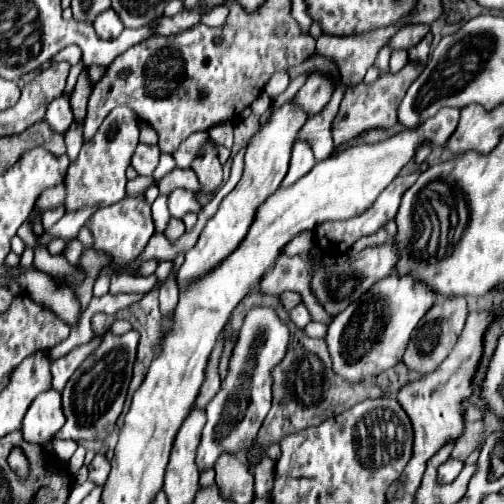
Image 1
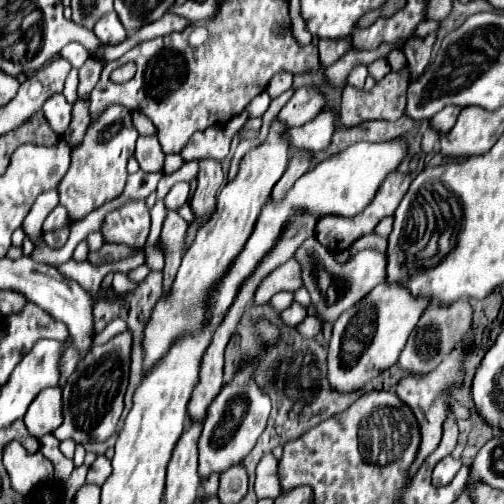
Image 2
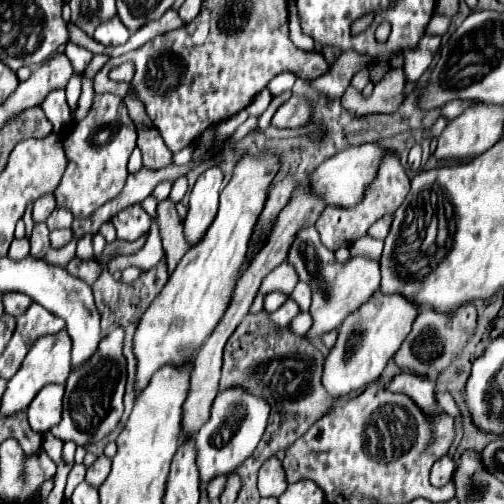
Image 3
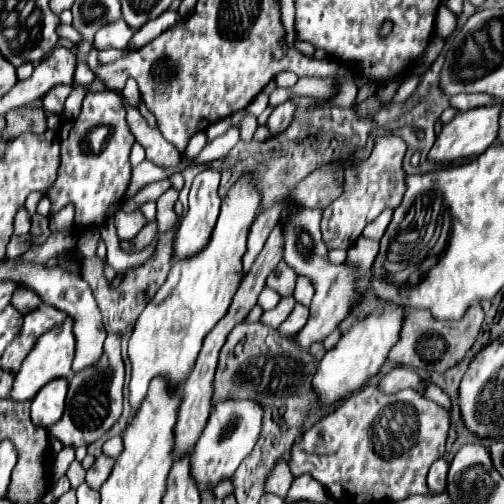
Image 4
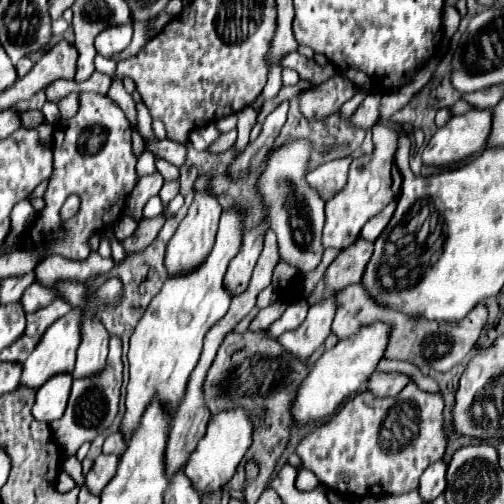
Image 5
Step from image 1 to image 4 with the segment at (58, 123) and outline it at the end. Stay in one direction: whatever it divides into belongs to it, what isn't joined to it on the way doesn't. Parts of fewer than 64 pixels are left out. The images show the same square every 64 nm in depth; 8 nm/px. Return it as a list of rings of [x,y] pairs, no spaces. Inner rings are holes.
[[[58,84],[44,94],[44,110],[58,112],[62,116],[62,106],[66,96],[72,92],[72,84]]]

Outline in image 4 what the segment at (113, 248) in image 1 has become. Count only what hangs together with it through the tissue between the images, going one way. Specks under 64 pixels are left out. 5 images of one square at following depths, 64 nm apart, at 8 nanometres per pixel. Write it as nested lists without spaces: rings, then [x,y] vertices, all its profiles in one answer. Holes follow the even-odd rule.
[[[118,210],[114,214],[114,222],[116,222],[116,228],[118,228],[118,238],[120,240],[132,240],[142,230],[142,226],[146,224],[146,218],[142,216],[142,212],[126,214],[126,212]]]

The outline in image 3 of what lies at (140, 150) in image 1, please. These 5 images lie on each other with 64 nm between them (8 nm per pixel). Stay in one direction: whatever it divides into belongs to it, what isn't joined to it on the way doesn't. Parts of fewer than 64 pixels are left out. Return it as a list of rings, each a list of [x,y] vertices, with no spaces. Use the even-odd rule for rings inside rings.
[[[140,126],[138,132],[138,146],[142,150],[144,166],[148,168],[164,168],[172,164],[172,152],[164,144],[160,132],[154,126]]]

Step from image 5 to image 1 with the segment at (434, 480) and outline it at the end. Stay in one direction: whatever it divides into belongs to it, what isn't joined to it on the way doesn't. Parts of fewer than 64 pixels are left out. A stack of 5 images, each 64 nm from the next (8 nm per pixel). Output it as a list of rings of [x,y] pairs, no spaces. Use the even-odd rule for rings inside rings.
[[[448,458],[438,468],[438,482],[440,484],[450,484],[460,474],[460,470],[462,470],[462,462],[460,460],[454,460],[454,458]]]

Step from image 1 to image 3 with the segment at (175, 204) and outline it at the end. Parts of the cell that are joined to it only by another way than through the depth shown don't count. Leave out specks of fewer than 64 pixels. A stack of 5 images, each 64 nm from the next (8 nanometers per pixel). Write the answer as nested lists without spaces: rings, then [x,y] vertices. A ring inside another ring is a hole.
[[[182,176],[182,178],[178,178],[178,180],[174,180],[172,192],[170,192],[170,200],[180,202],[180,200],[182,200],[182,196],[186,194],[186,190],[188,190],[188,182],[186,182],[186,178],[184,178],[184,176]]]

